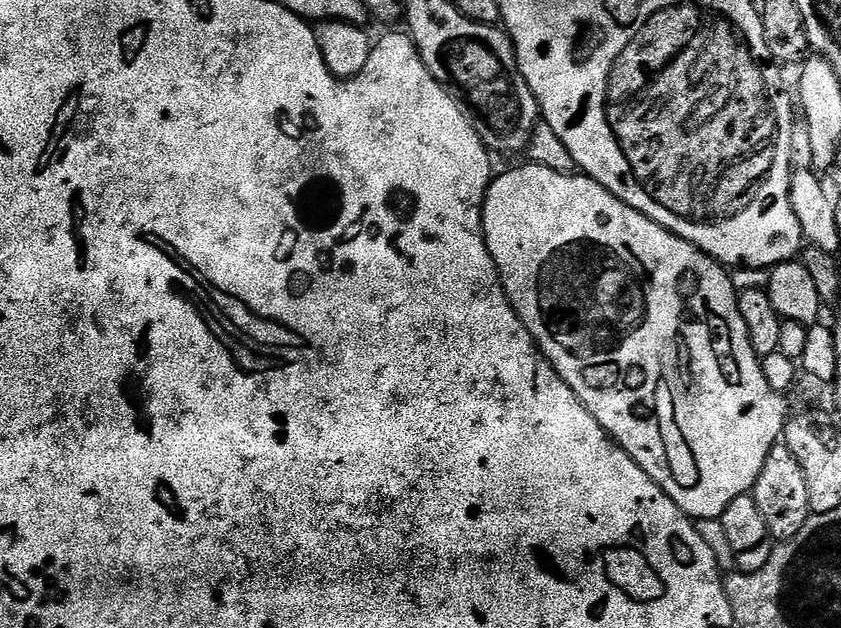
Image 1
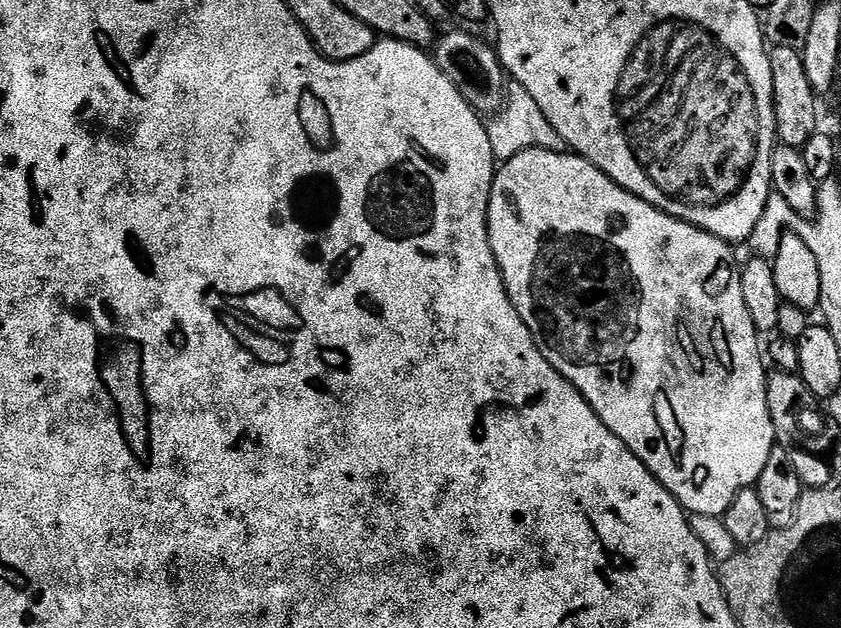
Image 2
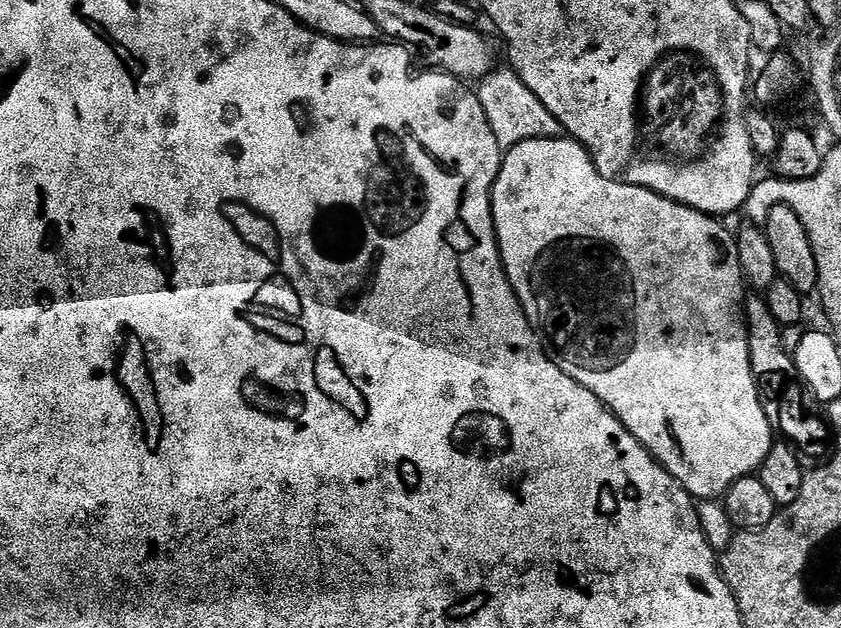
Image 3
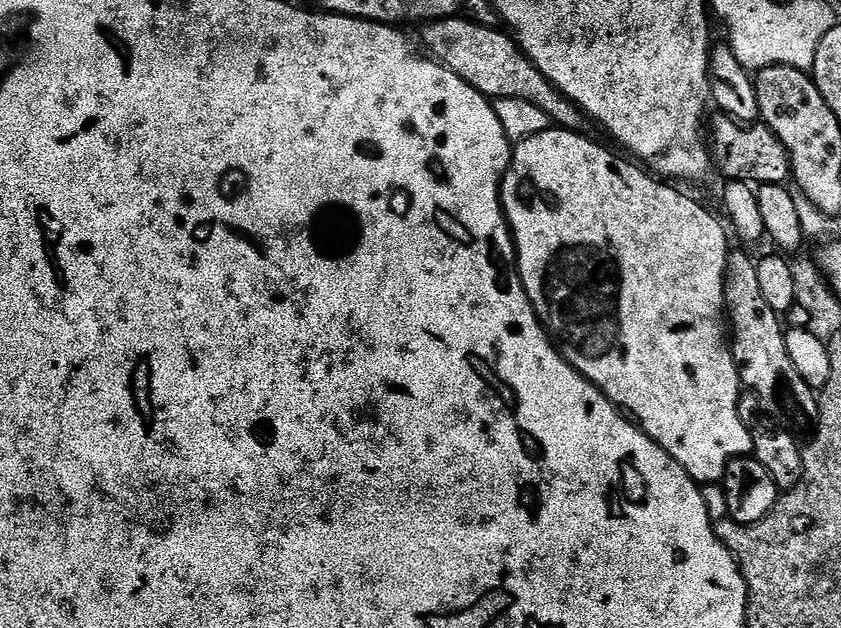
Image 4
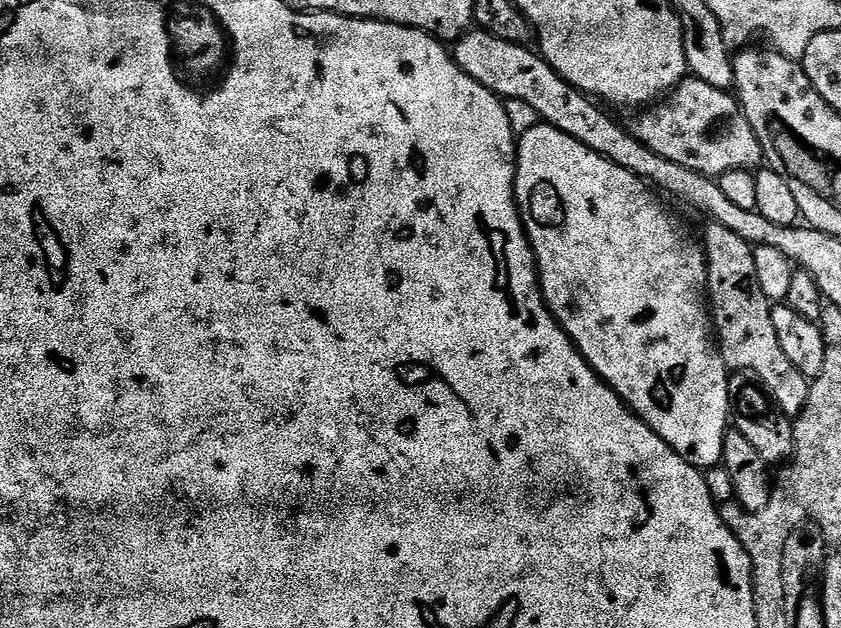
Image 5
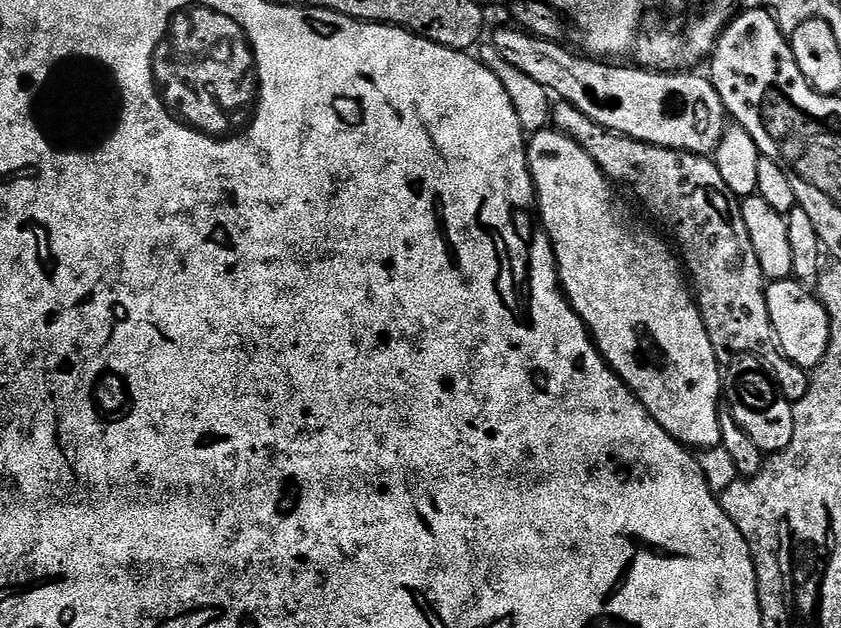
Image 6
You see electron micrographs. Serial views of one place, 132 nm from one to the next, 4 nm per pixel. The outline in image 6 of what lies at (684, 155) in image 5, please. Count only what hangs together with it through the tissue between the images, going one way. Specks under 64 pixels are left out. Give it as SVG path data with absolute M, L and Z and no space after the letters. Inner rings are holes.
M500 28L493 34L492 44L500 51L499 59L510 62L510 66L522 70L522 74L530 74L530 78L534 78L534 82L548 89L553 97L560 96L556 98L565 104L574 105L598 127L643 144L653 144L675 152L689 152L695 156L711 157L720 145L726 127L726 113L722 98L707 75L695 76L697 73L692 70L653 72L639 66L611 68L608 65L611 63L601 62L596 58L585 58L583 55L575 56L552 40L539 40L538 37L532 36L536 34L531 31L517 28Z

